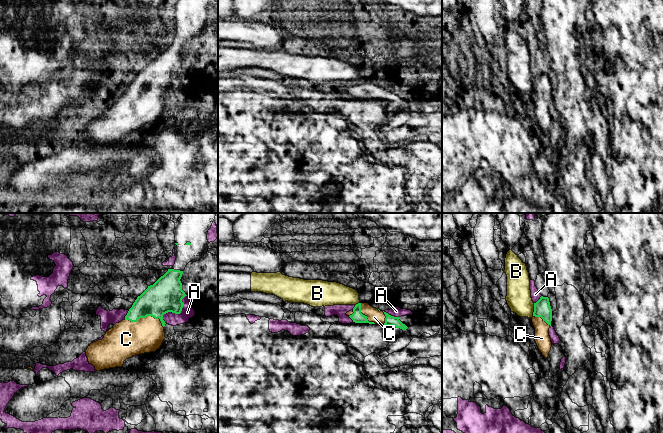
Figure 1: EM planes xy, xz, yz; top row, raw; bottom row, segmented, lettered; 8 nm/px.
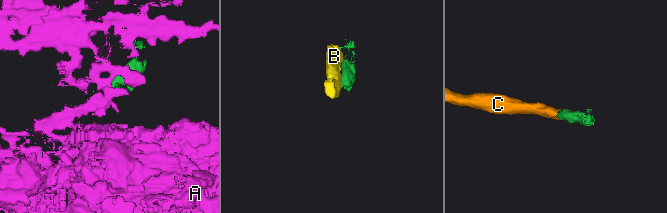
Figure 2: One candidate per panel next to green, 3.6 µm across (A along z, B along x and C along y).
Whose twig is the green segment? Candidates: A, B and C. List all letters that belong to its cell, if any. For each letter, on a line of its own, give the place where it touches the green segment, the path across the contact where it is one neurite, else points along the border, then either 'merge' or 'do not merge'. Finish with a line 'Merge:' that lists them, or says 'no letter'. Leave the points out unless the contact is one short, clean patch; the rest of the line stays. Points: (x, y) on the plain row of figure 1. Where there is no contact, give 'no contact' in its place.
A: xy (176, 89) | do not merge
B: yz (534, 85) | do not merge
C: xy (146, 92) | across xy (165, 71), (146, 92), (144, 97), (126, 115) | merge
Merge: C

